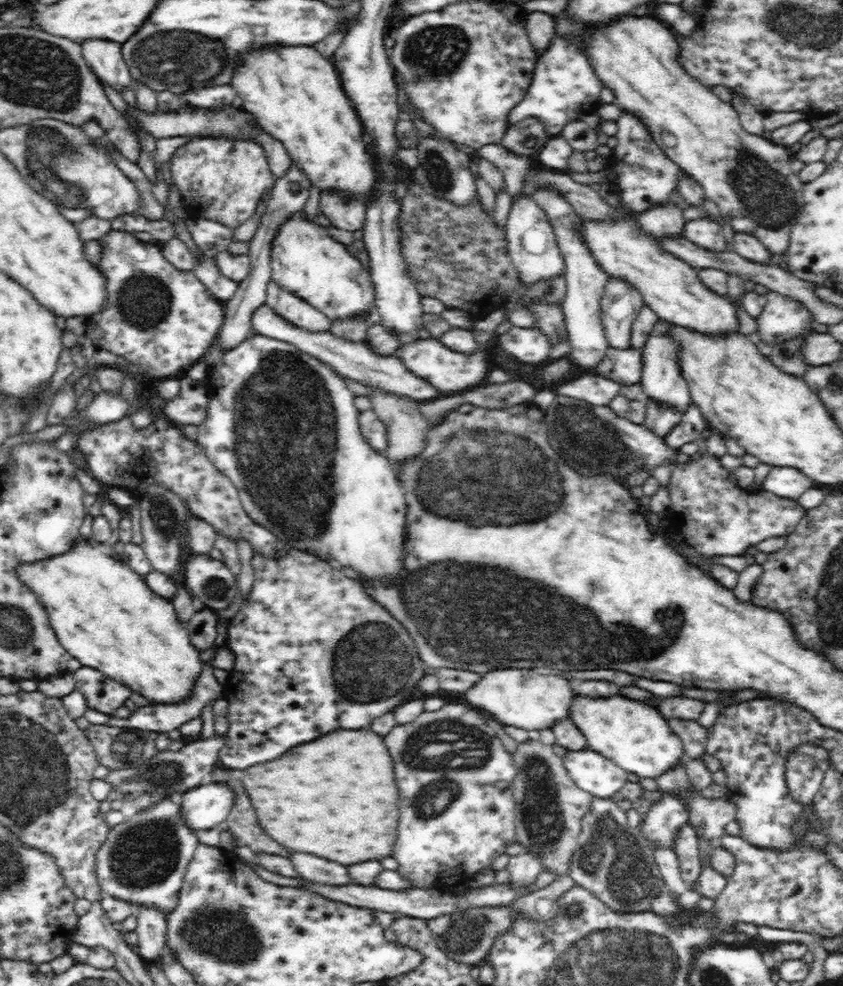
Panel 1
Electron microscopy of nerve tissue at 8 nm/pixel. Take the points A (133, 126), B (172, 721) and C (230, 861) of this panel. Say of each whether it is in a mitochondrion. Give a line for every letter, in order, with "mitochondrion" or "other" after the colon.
A: other
B: other
C: other

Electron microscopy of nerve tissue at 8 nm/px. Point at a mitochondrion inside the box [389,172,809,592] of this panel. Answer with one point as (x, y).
(465, 477)

